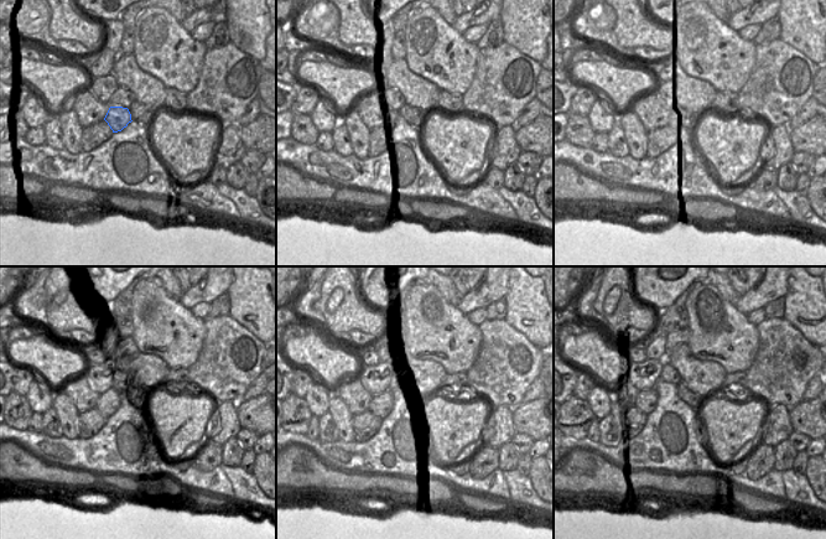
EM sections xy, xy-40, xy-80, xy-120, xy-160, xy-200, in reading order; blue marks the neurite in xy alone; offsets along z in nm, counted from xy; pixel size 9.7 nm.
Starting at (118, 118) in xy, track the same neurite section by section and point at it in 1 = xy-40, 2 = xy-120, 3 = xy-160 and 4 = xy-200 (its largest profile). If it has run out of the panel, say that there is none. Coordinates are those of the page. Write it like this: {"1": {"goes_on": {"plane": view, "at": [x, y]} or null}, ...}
{"1": {"goes_on": {"plane": "xy-40", "at": [393, 119]}}, "2": {"goes_on": {"plane": "xy-120", "at": [107, 404]}}, "3": {"goes_on": {"plane": "xy-160", "at": [382, 404]}}, "4": {"goes_on": {"plane": "xy-200", "at": [648, 399]}}}

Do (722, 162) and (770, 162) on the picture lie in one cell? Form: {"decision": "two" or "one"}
{"decision": "two"}

